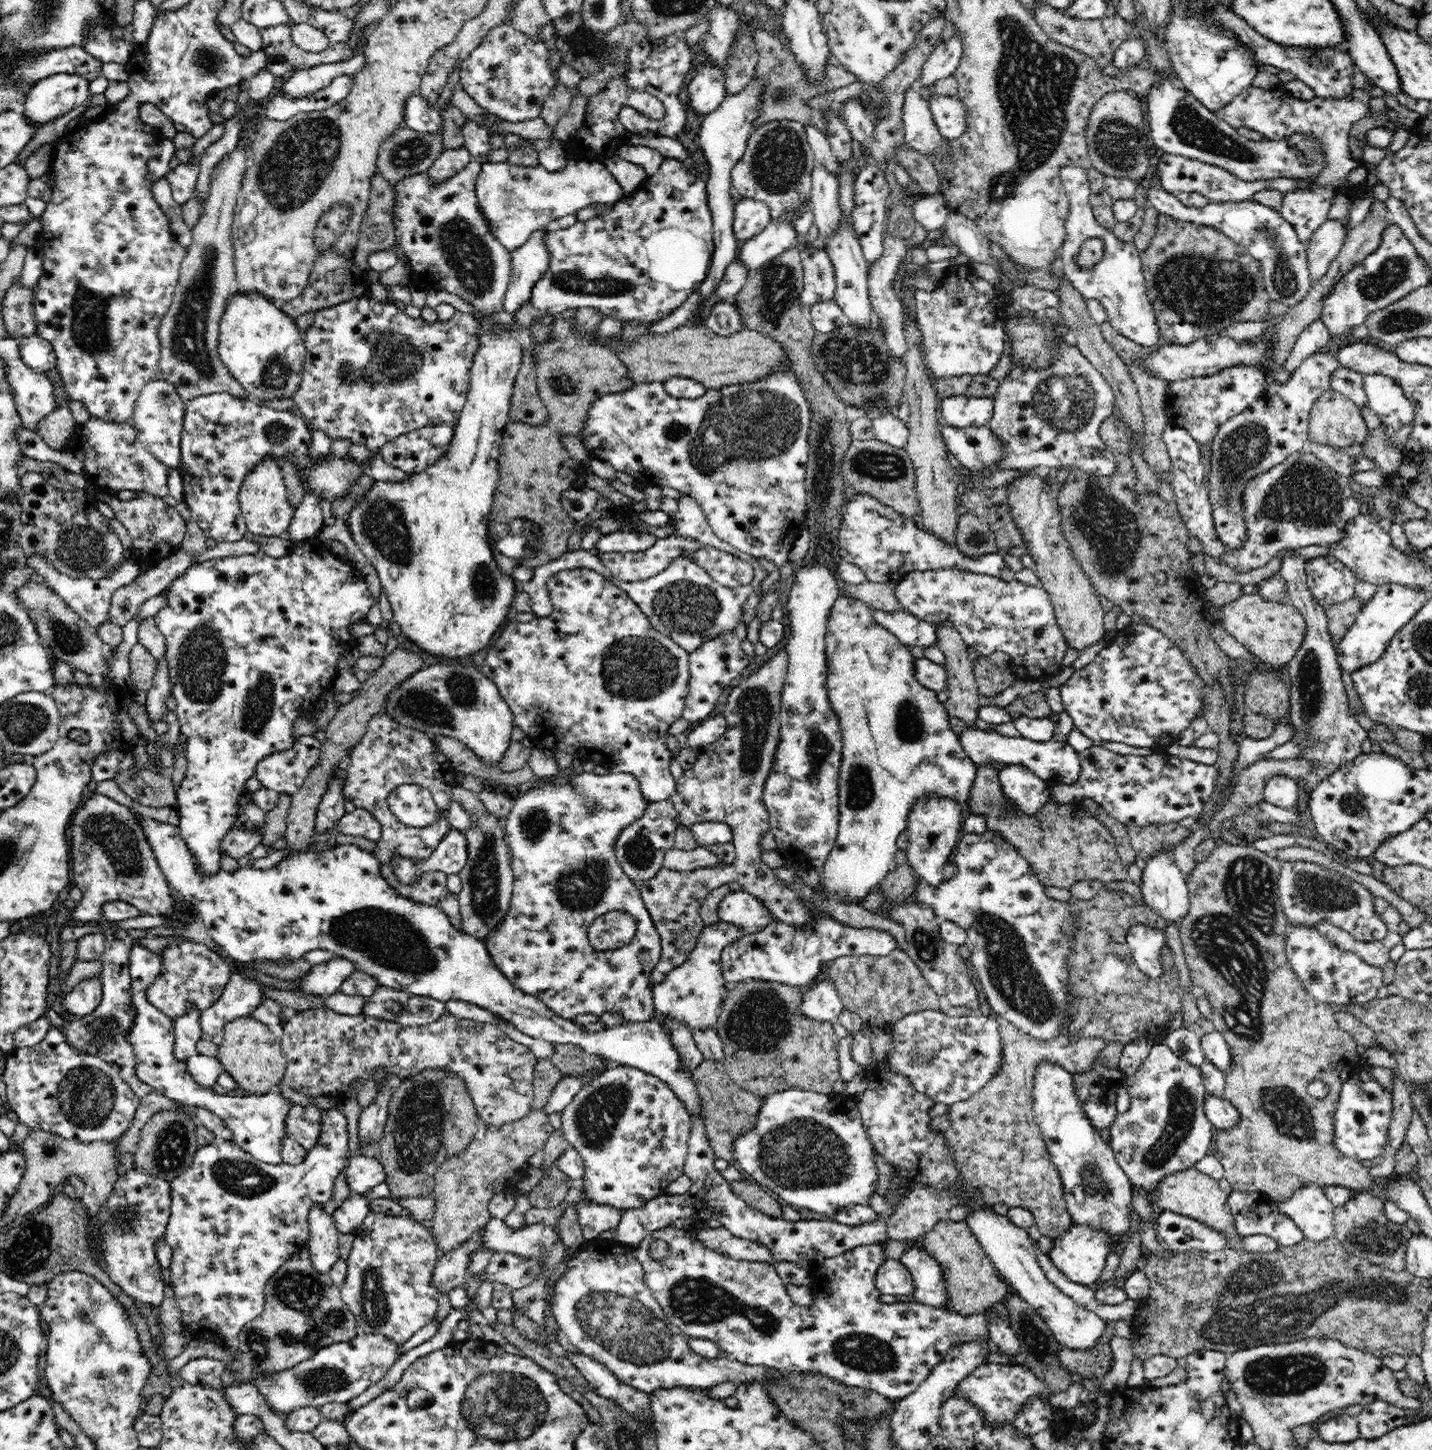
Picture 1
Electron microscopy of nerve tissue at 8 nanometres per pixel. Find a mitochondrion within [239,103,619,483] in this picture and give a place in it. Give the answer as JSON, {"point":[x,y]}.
{"point":[294,166]}

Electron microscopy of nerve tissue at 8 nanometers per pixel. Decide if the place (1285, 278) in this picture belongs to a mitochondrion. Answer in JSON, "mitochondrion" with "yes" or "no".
{"mitochondrion":"yes"}

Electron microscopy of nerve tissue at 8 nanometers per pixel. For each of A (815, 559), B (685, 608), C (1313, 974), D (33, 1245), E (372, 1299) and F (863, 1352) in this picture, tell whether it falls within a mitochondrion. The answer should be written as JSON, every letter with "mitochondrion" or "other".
{"A":"other","B":"mitochondrion","C":"mitochondrion","D":"mitochondrion","E":"mitochondrion","F":"mitochondrion"}

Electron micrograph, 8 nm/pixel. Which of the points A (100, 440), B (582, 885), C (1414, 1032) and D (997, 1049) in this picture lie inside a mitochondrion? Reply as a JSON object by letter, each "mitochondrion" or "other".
{"A":"other","B":"mitochondrion","C":"mitochondrion","D":"other"}

